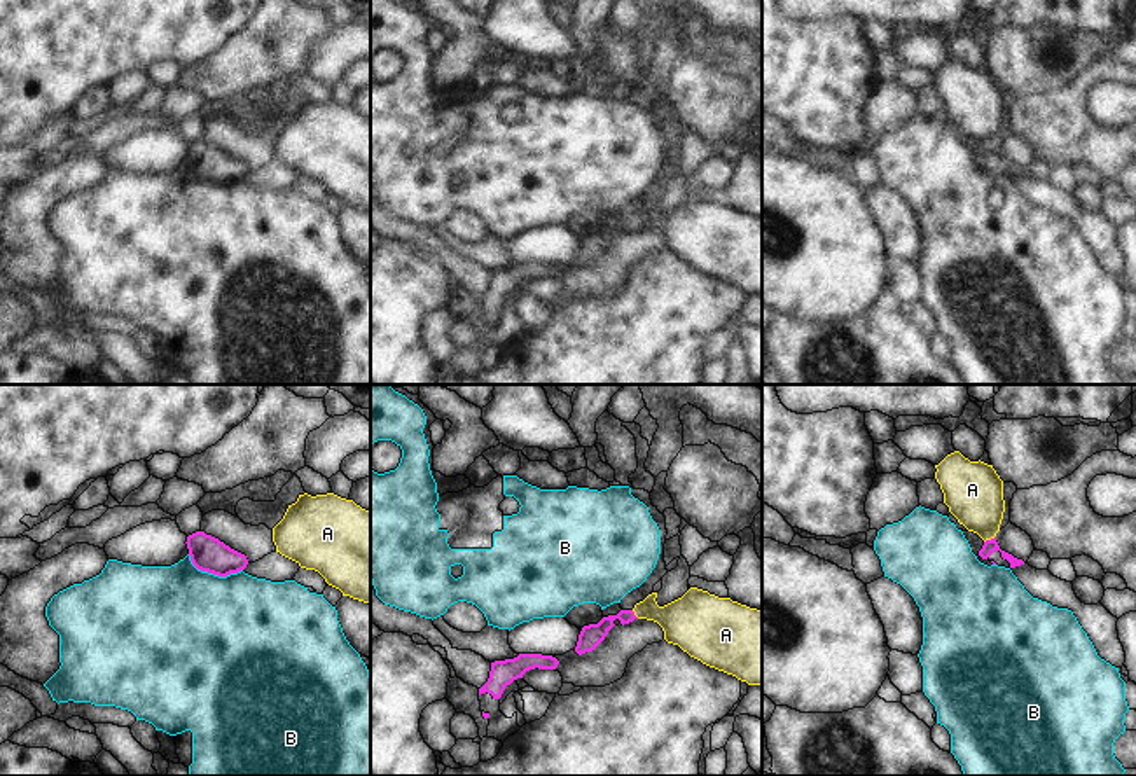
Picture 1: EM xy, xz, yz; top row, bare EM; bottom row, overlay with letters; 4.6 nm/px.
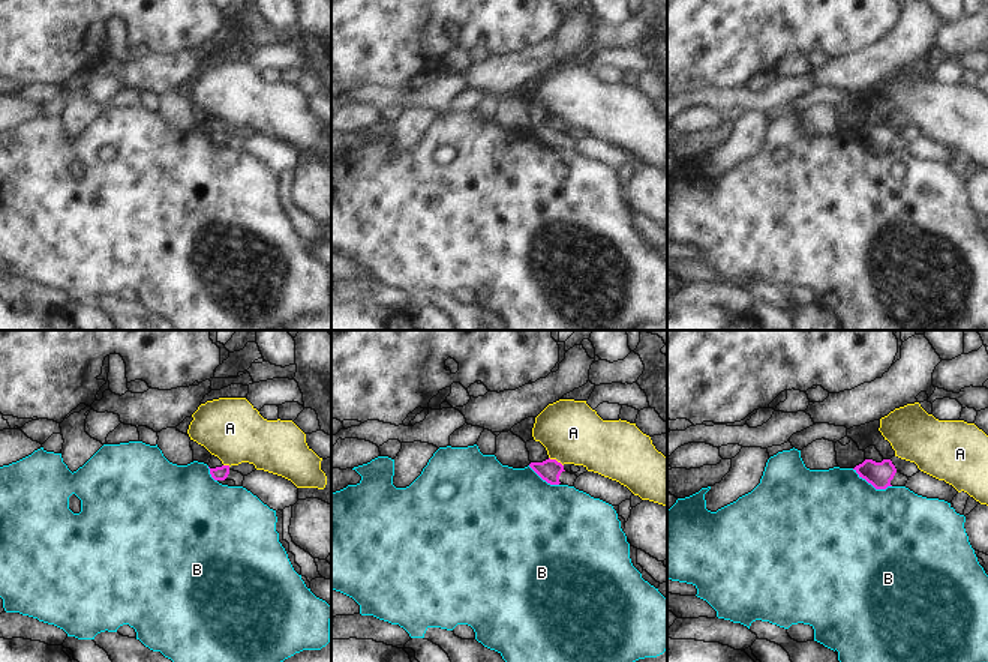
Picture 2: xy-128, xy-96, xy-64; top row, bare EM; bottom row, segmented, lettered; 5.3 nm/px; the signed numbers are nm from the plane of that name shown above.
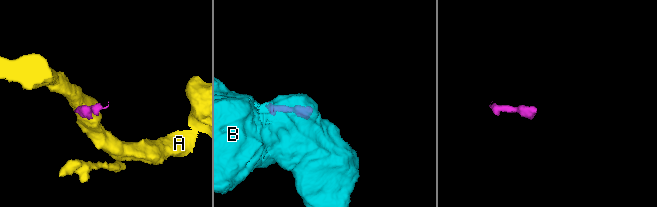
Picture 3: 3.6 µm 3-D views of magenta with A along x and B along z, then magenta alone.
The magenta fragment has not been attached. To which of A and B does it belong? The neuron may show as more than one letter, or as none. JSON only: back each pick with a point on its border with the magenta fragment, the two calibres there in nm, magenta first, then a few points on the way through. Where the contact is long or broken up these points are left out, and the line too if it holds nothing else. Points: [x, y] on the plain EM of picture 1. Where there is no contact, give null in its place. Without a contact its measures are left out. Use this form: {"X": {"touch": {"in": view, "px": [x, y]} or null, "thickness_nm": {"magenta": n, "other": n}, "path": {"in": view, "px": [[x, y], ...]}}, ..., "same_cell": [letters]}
{"same_cell": []}

